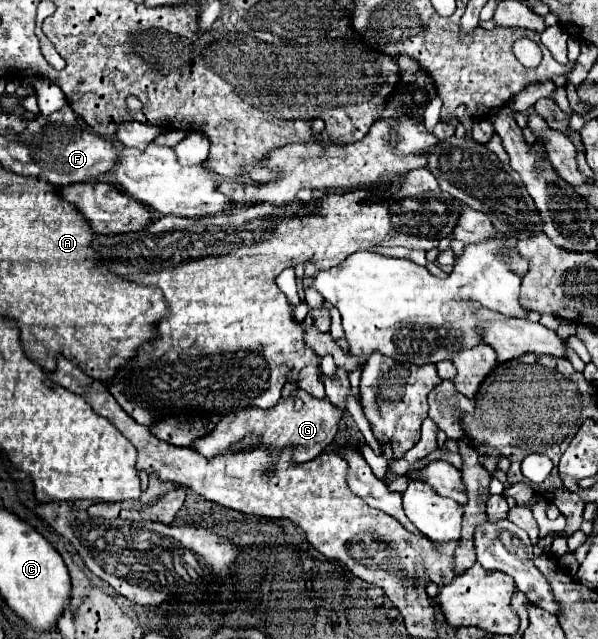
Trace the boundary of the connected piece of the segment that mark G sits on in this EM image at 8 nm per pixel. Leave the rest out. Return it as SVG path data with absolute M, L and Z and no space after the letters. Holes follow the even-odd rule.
M294 390L288 398L282 398L276 406L272 406L268 410L248 408L248 410L240 410L236 414L224 416L208 438L200 438L200 442L194 446L194 450L202 452L202 456L206 456L206 458L214 458L216 454L228 454L230 446L236 444L238 440L246 438L248 434L260 434L264 442L258 448L282 450L284 446L292 446L294 462L308 462L308 460L316 458L334 440L334 436L338 432L340 418L342 418L342 408L330 404L328 398L318 400L304 390ZM294 398L300 398L304 402L304 406L300 410L294 408Z

